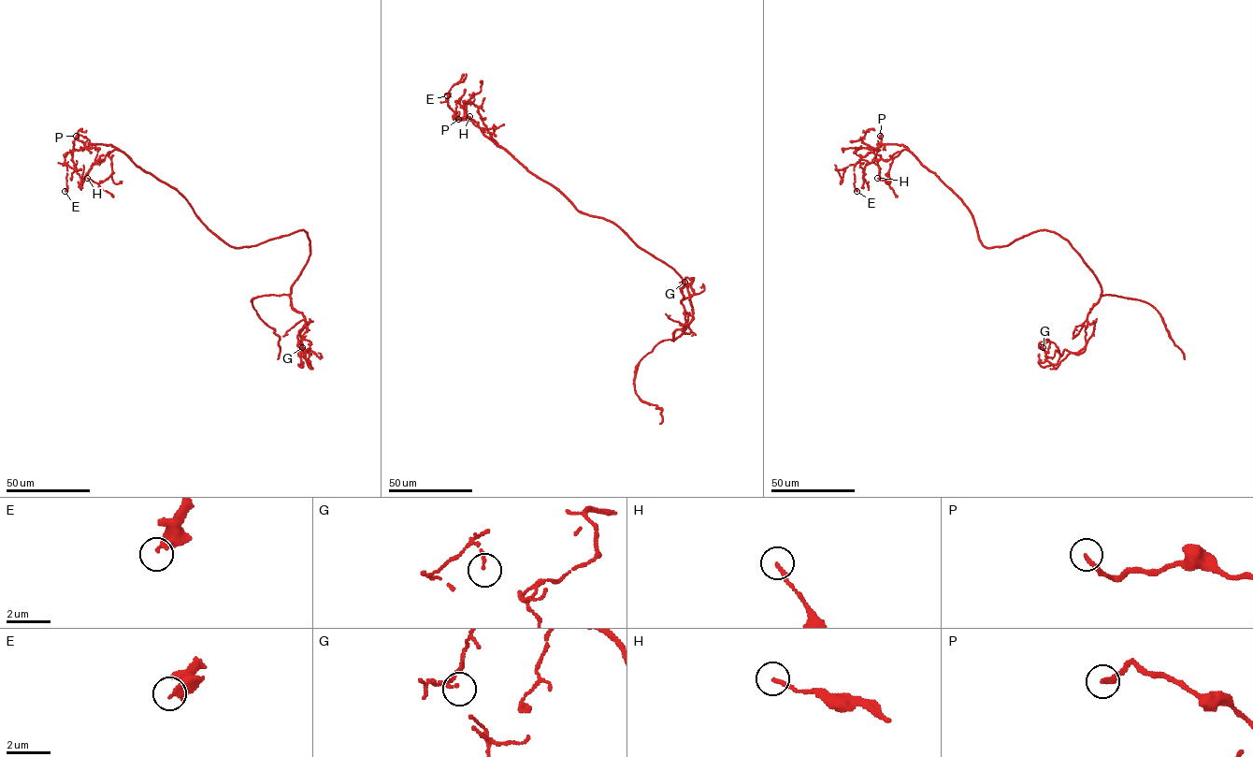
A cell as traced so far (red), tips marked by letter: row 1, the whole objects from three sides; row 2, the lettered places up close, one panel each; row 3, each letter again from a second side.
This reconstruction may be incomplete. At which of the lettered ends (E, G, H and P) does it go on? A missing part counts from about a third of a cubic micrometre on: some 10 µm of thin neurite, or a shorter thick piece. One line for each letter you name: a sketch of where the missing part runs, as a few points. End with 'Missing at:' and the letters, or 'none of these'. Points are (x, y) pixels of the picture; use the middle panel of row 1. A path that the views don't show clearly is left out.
Missing at: P

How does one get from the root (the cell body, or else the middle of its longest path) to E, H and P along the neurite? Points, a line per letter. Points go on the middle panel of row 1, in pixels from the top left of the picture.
E: (631, 240), (612, 222), (580, 212), (489, 138), (475, 122), (459, 118), (447, 95)
H: (631, 240), (612, 222), (580, 212), (500, 146), (491, 137), (495, 127), (482, 129), (469, 116)
P: (631, 240), (612, 222), (580, 212), (558, 190), (529, 172), (489, 138), (475, 122), (458, 119)

